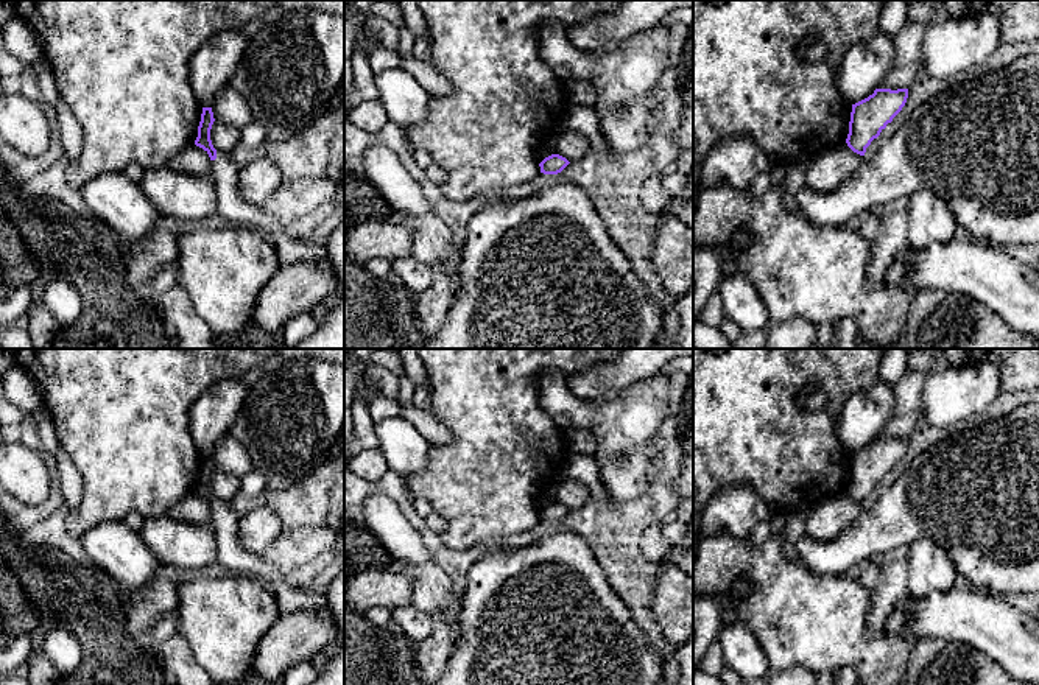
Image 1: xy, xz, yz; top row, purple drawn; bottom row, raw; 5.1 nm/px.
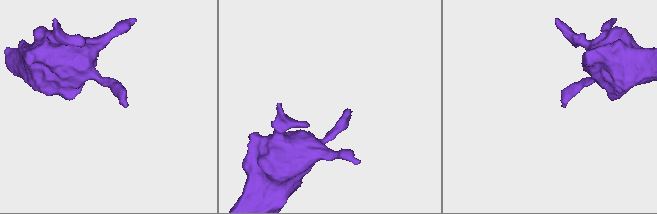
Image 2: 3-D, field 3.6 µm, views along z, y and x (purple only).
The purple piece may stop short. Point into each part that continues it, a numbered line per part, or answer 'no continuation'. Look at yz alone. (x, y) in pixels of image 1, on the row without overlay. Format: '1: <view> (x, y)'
no continuation

